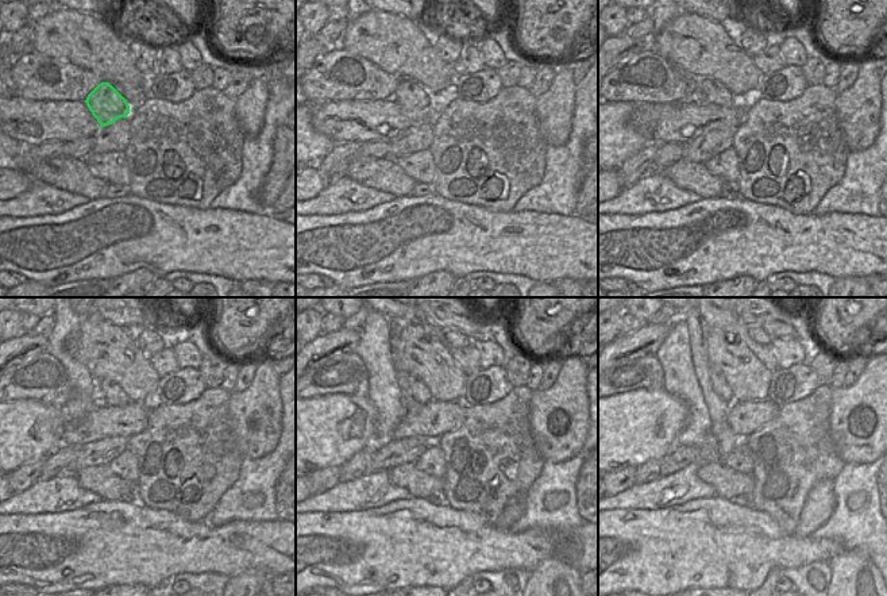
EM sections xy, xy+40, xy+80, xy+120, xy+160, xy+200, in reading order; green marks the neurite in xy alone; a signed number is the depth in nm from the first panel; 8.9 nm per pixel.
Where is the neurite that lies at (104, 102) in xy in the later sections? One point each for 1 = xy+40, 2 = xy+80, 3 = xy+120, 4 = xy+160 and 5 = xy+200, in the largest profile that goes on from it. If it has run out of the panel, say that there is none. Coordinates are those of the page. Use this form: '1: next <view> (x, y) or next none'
1: next xy+40 (409, 95)
2: next xy+80 (709, 89)
3: next xy+120 (112, 395)
4: next xy+160 (420, 392)
5: next xy+200 (720, 387)

